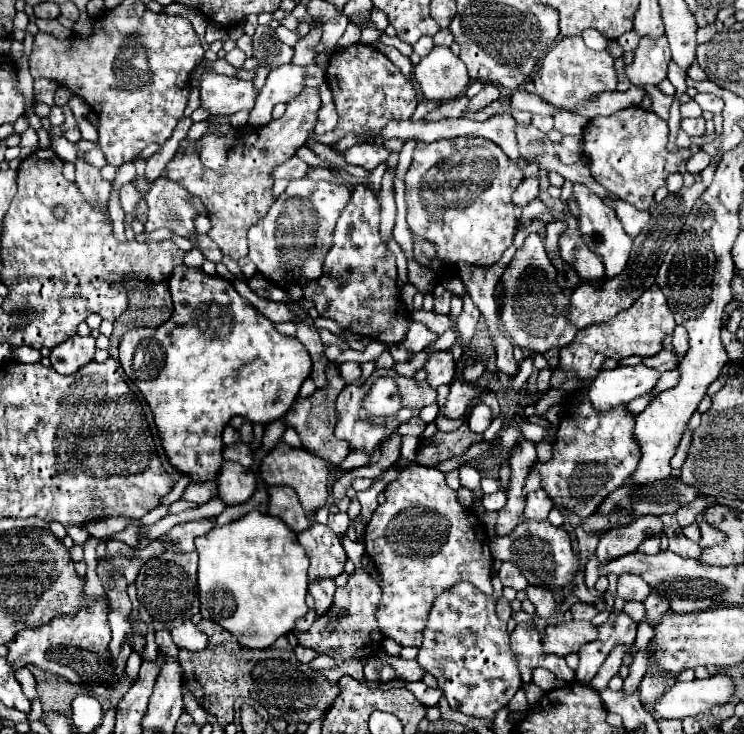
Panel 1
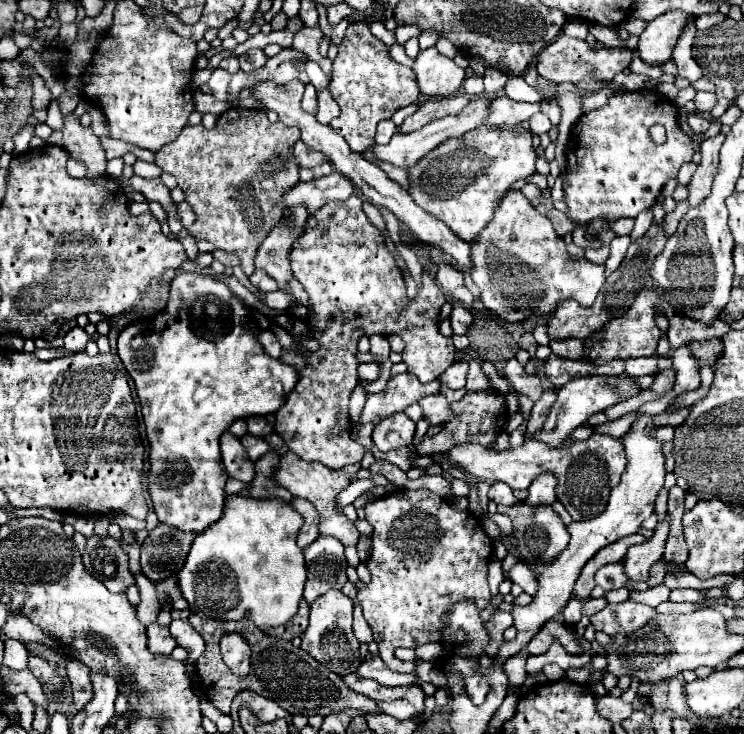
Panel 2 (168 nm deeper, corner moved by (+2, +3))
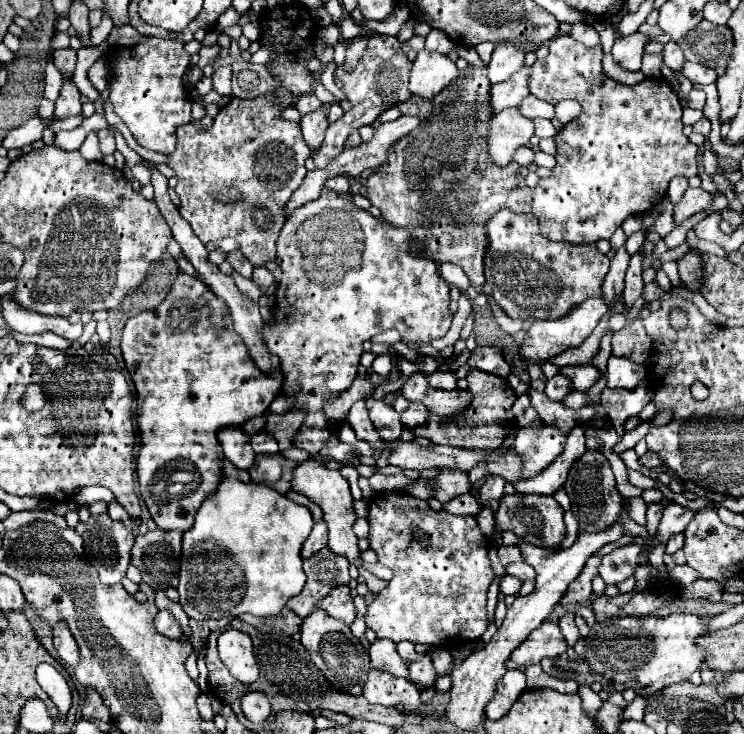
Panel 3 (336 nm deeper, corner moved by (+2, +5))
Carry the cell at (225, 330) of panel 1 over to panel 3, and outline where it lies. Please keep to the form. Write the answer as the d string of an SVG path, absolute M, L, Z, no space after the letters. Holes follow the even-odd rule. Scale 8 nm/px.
M178 274L166 300L152 312L132 316L122 332L122 356L136 386L138 430L142 450L138 454L140 494L160 530L190 530L200 504L216 492L222 480L220 464L224 460L216 432L222 426L240 426L242 422L264 416L272 400L282 390L282 374L264 374L250 358L248 348L232 326L228 306L194 276Z

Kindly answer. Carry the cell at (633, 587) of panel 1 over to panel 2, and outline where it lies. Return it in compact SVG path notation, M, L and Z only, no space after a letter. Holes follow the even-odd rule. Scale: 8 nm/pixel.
M666 514L658 522L658 526L654 528L654 536L648 538L646 544L636 544L636 546L628 548L624 566L626 566L626 574L628 574L630 582L648 580L650 566L656 564L664 554L668 532L670 532L670 514Z

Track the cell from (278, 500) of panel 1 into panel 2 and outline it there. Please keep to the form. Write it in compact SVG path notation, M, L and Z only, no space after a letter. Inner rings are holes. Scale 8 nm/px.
M294 498L292 506L304 516L304 526L302 526L300 534L298 534L298 546L306 548L308 544L312 544L312 540L316 540L316 536L320 536L320 516L318 516L316 508L308 500Z

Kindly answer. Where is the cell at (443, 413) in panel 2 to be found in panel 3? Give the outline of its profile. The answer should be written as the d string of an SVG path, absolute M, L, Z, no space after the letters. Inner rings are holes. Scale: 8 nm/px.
M412 402L408 406L408 410L402 414L404 426L408 426L408 428L416 428L416 426L426 424L428 416L430 416L430 412L428 412L428 408L422 402Z

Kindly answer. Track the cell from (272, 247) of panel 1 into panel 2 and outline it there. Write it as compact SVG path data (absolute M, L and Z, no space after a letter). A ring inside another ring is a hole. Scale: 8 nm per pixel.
M332 172L330 176L324 176L320 180L312 182L300 182L292 190L284 194L284 204L286 208L294 204L304 204L310 214L314 214L318 208L322 208L330 200L348 200L348 196L354 194L352 182L340 174Z

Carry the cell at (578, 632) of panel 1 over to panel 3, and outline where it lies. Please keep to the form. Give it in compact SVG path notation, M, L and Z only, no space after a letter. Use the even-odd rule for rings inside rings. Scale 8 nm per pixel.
M546 620L540 628L536 628L524 644L520 644L512 652L512 660L518 666L530 666L530 664L540 664L542 658L546 656L562 656L566 654L568 644L564 636L560 634L560 628L556 622Z

